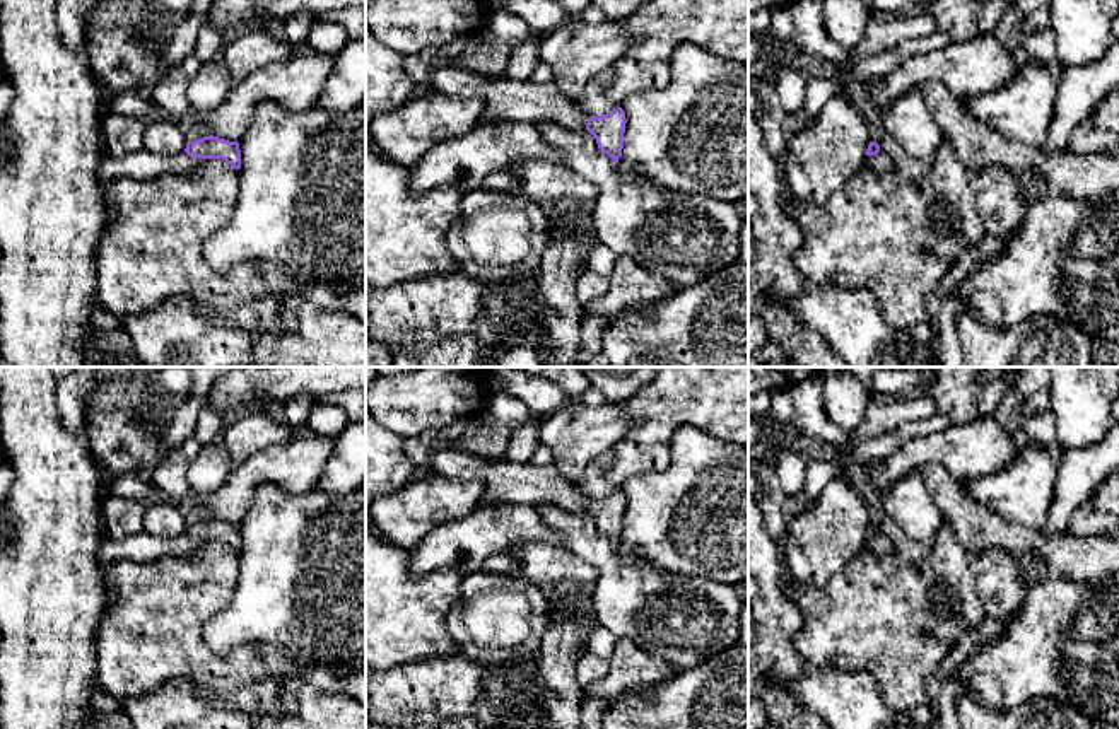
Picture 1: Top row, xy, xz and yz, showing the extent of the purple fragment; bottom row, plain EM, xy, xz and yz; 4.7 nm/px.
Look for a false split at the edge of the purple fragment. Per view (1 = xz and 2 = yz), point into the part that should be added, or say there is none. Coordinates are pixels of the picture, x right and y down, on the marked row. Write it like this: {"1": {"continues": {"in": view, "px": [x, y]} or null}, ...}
{"1": {"continues": {"in": "xz", "px": [506, 99]}}, "2": {"continues": {"in": "yz", "px": [880, 163]}}}

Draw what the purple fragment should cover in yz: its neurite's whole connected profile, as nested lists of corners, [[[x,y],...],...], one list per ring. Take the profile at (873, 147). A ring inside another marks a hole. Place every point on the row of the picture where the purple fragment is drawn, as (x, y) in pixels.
[[[870,142],[863,166],[878,174],[895,169],[892,159],[880,150],[876,142]]]

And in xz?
[[[448,63],[432,68],[429,89],[456,97],[483,99],[485,108],[478,125],[499,121],[535,125],[540,120],[552,120],[571,130],[588,130],[596,138],[598,149],[615,164],[622,155],[627,123],[624,109],[617,108],[601,116],[589,116],[567,99],[552,80],[545,84],[492,80]]]

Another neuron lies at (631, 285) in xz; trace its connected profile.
[[[617,256],[608,290],[591,306],[584,306],[583,319],[603,316],[610,326],[622,312],[668,299],[675,292],[677,285],[668,278],[639,266],[629,256]]]

